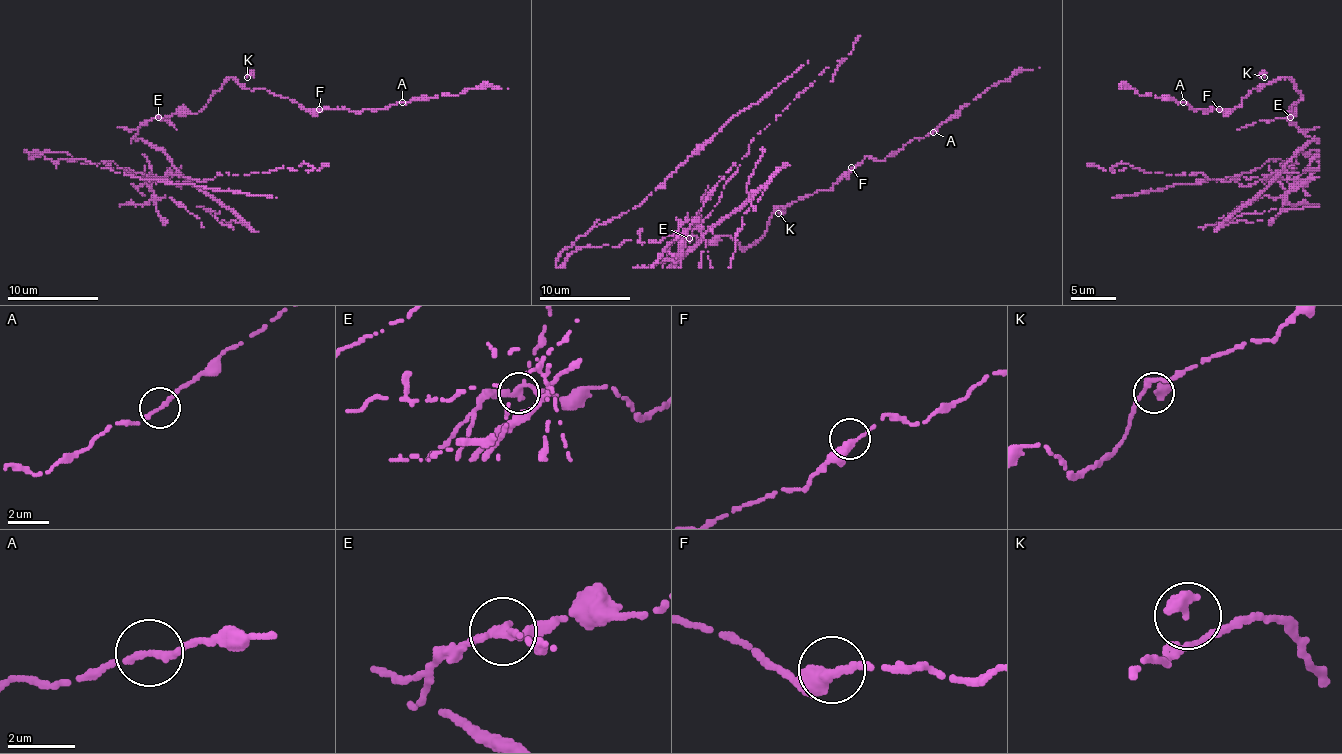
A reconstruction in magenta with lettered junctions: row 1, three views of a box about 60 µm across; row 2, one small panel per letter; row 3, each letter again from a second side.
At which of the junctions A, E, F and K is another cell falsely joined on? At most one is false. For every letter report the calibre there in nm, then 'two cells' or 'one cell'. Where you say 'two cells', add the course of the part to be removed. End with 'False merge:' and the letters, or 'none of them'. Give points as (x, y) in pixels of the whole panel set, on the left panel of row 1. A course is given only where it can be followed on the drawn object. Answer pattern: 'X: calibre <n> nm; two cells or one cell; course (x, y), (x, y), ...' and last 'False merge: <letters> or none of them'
A: calibre 200 nm; one cell
E: calibre 280 nm; two cells; course (158, 118), (131, 141), (167, 157), (174, 168), (163, 177), (42, 154), (276, 197)
F: calibre 320 nm; one cell
K: calibre 320 nm; one cell
False merge: E

